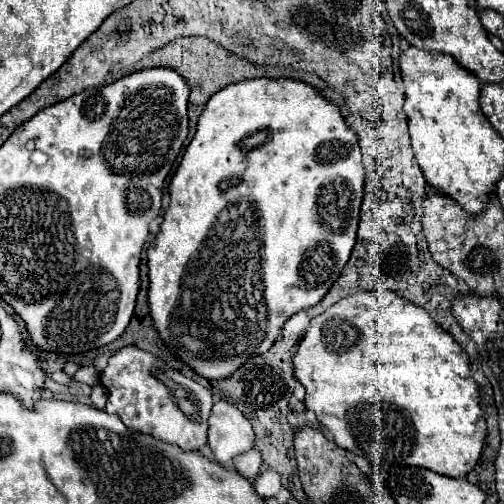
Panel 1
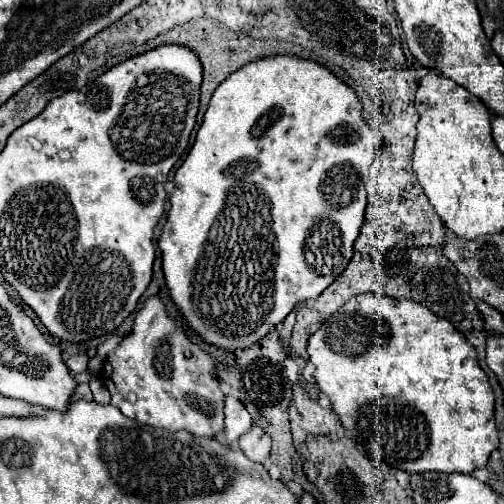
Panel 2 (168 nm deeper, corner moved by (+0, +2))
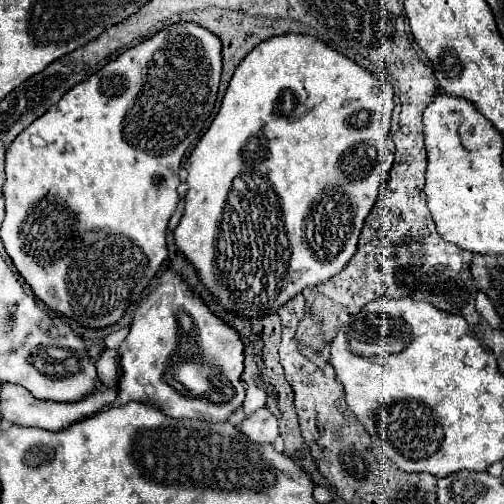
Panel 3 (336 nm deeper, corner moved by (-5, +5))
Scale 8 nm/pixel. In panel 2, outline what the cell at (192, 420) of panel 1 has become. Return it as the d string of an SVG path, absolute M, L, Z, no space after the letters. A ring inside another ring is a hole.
M150 296L142 310L138 310L132 332L106 356L102 366L102 382L112 394L112 404L120 412L140 424L150 424L166 430L188 430L196 436L216 436L224 430L224 394L216 380L216 360L188 336L188 330L176 322L168 312L160 296Z

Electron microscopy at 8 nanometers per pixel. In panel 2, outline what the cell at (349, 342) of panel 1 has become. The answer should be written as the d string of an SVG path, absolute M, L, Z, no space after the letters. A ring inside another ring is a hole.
M372 292L360 294L360 296L352 298L352 300L348 300L338 312L328 316L324 320L322 328L310 336L308 354L310 354L310 362L314 362L314 366L316 366L314 380L316 380L318 388L324 394L330 396L332 408L340 416L342 426L346 430L350 430L352 434L356 434L354 440L374 460L382 460L388 466L410 472L410 474L420 474L420 472L446 472L446 474L460 472L460 474L470 474L476 468L486 466L492 450L498 448L498 428L496 428L496 418L494 418L494 392L492 392L492 386L488 382L486 372L478 364L478 356L476 356L474 346L452 326L450 320L436 316L434 312L430 312L428 308L424 308L418 302L404 300L404 298L396 300L396 298L390 298L390 296L378 298Z

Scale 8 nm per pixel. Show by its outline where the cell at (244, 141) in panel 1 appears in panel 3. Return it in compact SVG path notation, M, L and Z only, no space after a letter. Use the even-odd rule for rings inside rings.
M287 35L287 37L271 37L271 41L263 41L253 49L235 69L235 75L229 81L229 87L225 91L223 103L215 119L211 121L209 129L201 137L201 141L191 151L185 169L187 169L187 197L185 197L185 211L183 217L173 231L175 245L179 253L191 263L191 267L197 271L199 281L205 285L205 289L211 293L211 297L223 307L231 309L235 315L257 319L265 317L269 313L277 313L281 305L299 295L305 287L317 287L331 277L335 277L353 257L357 249L357 239L363 227L363 221L371 207L377 201L377 193L381 183L387 179L389 169L393 167L393 155L395 145L391 141L389 123L391 123L391 111L393 111L393 89L389 83L383 83L381 79L373 77L367 69L359 67L345 55L333 51L331 47L325 47L321 41L305 35Z

